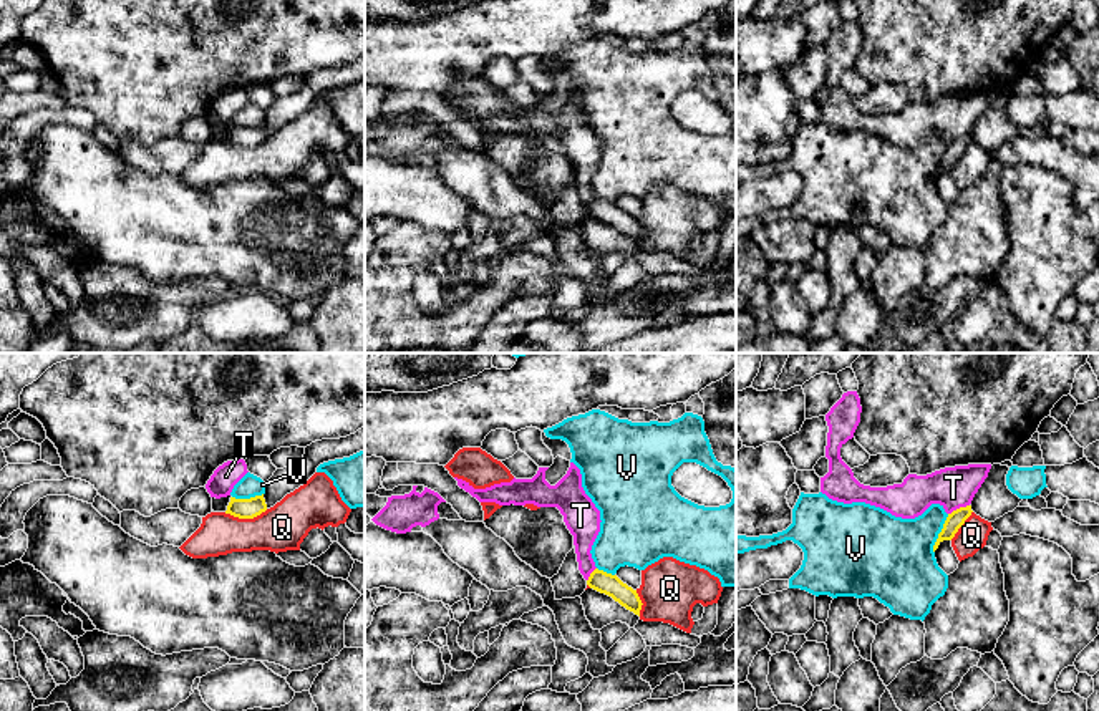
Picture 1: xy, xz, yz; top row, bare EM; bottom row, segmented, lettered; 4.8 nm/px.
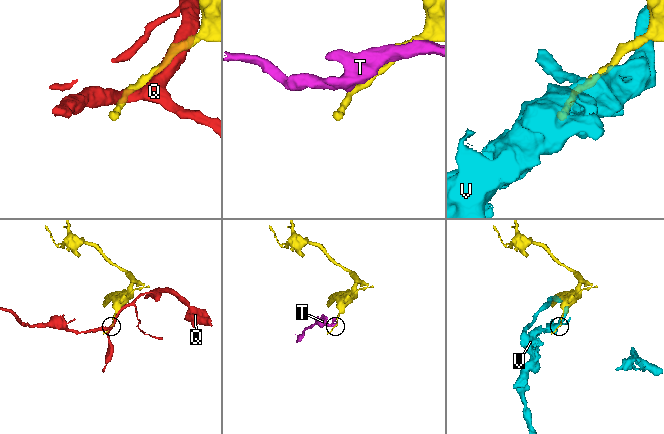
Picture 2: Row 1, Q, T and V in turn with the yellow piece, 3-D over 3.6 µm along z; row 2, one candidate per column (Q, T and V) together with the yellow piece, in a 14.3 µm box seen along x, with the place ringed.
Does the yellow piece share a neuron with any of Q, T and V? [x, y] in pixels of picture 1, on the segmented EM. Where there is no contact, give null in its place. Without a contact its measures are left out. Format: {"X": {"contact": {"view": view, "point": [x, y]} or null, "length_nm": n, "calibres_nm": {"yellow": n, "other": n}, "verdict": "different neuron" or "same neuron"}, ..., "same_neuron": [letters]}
{"Q": {"contact": {"view": "xy", "point": [246, 517]}, "length_nm": 220, "calibres_nm": {"yellow": 100, "other": 220}, "verdict": "different neuron"}, "T": {"contact": {"view": "yz", "point": [958, 509]}, "length_nm": 120, "calibres_nm": {"yellow": 80, "other": 200}, "verdict": "different neuron"}, "V": {"contact": {"view": "yz", "point": [939, 534]}, "length_nm": 200, "calibres_nm": {"yellow": 80, "other": 400}, "verdict": "different neuron"}, "same_neuron": []}

